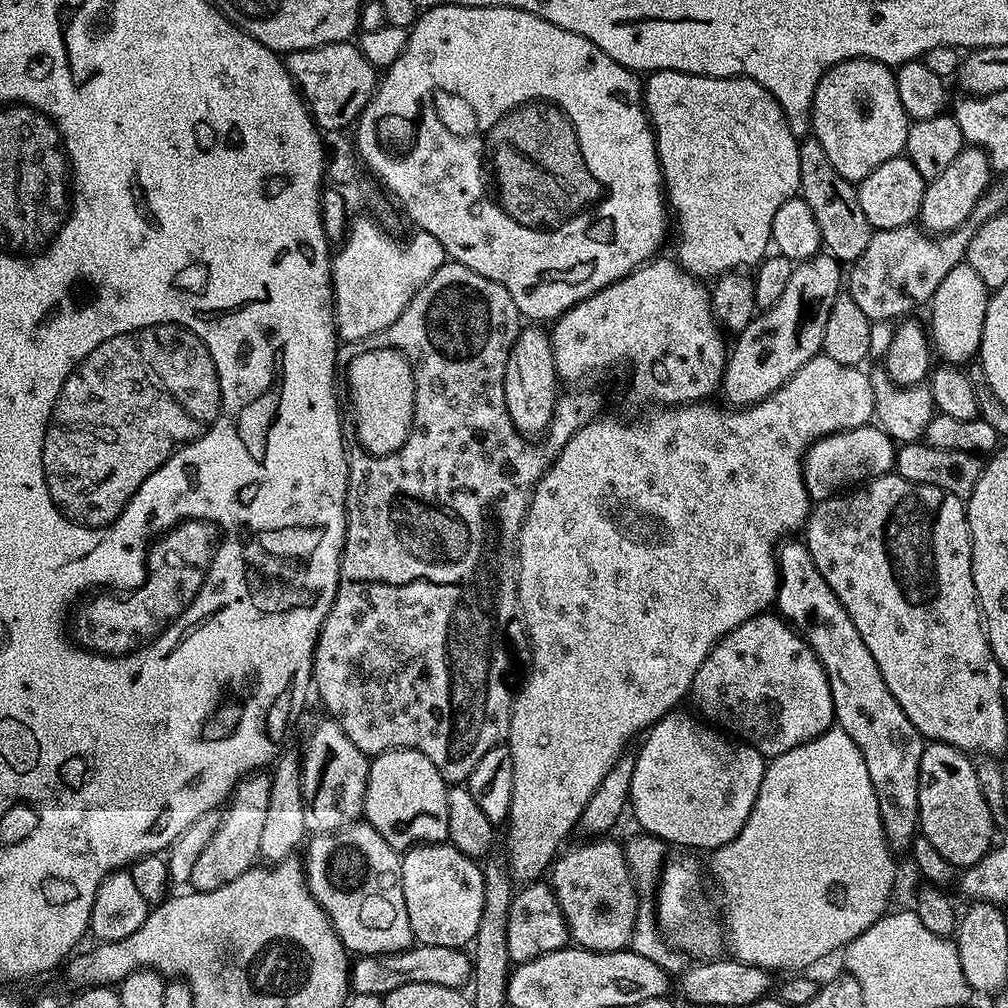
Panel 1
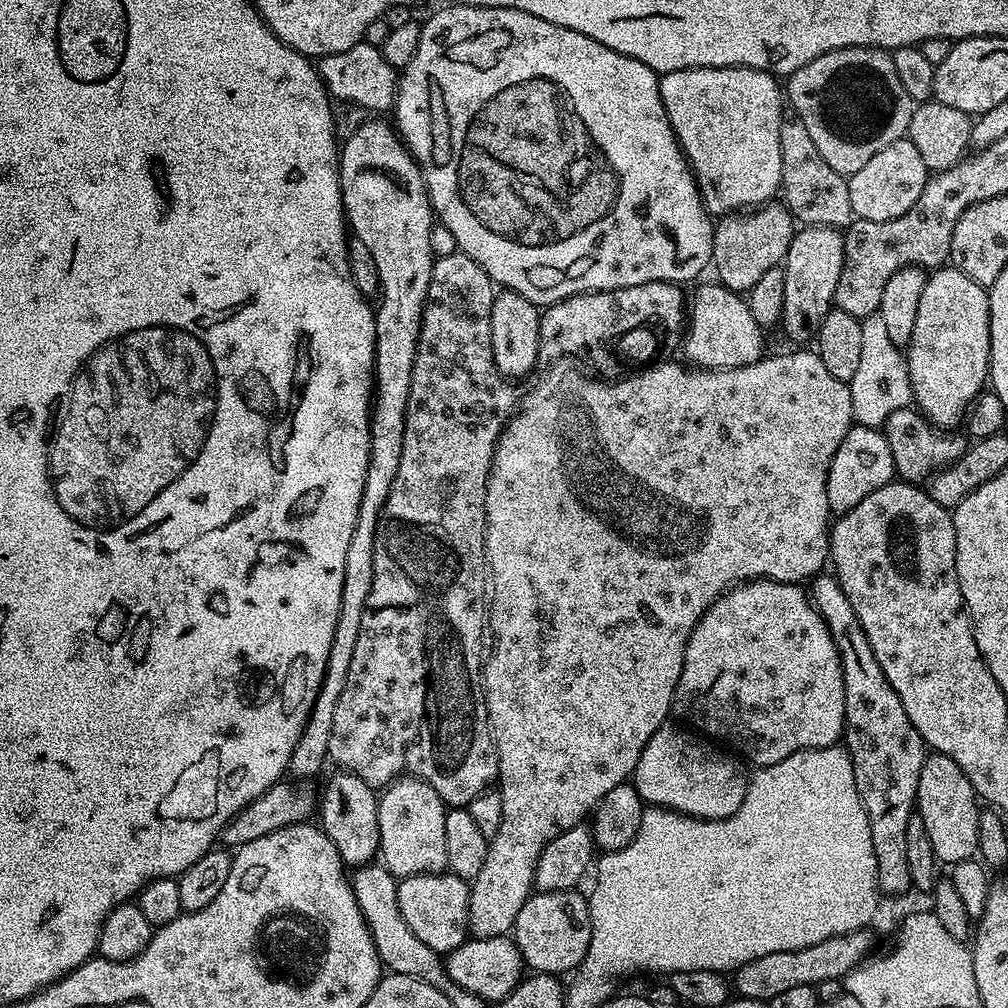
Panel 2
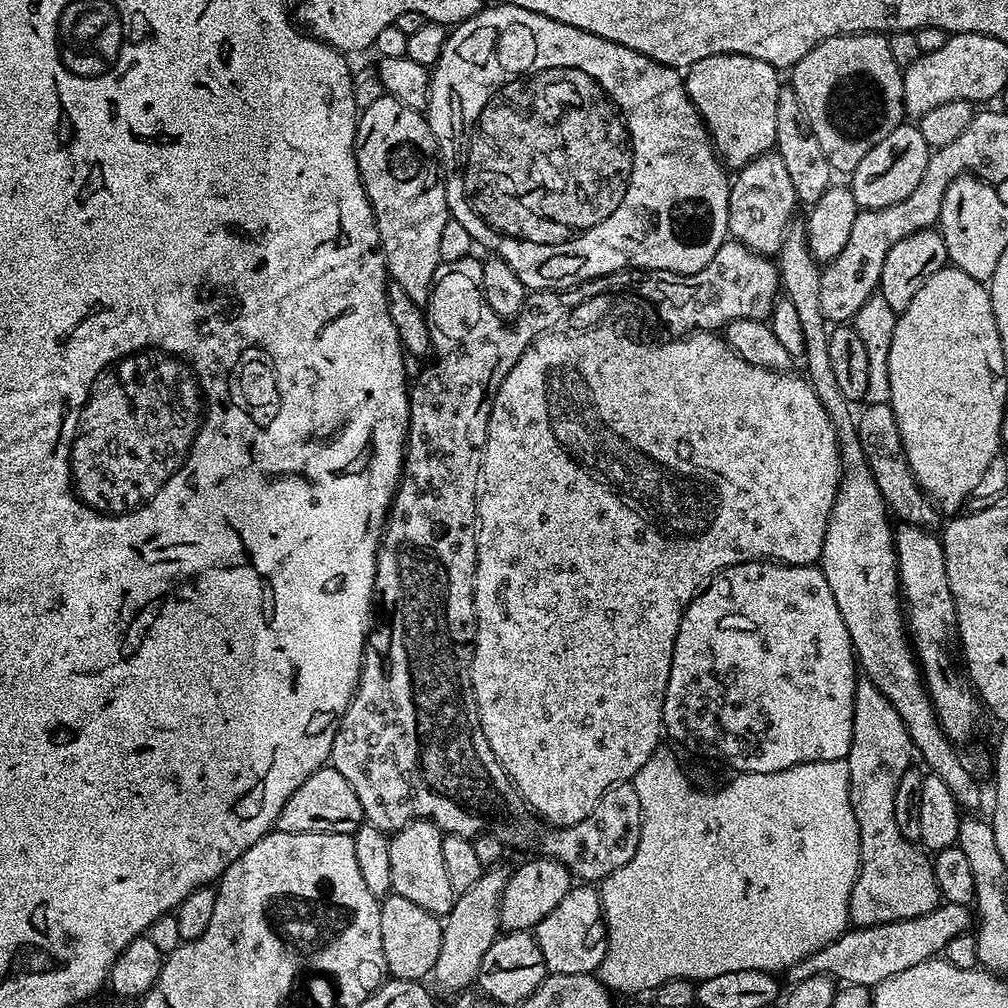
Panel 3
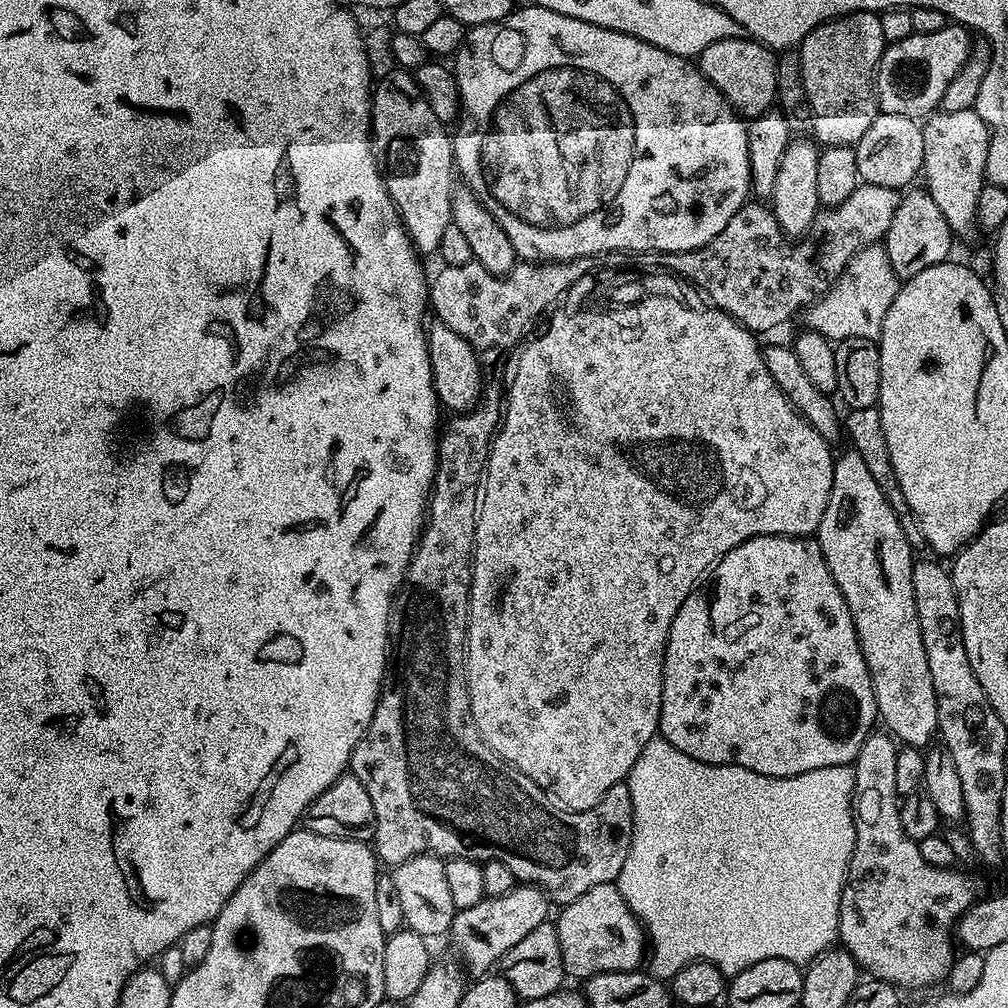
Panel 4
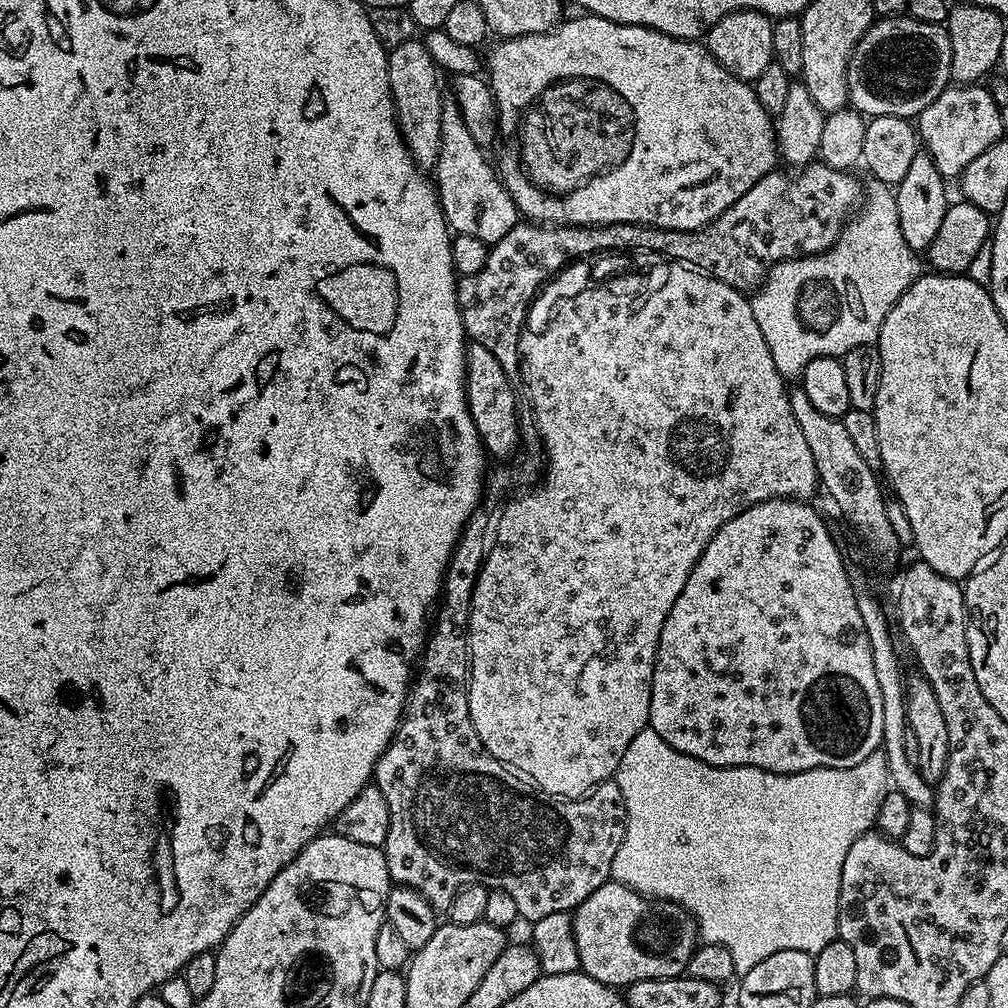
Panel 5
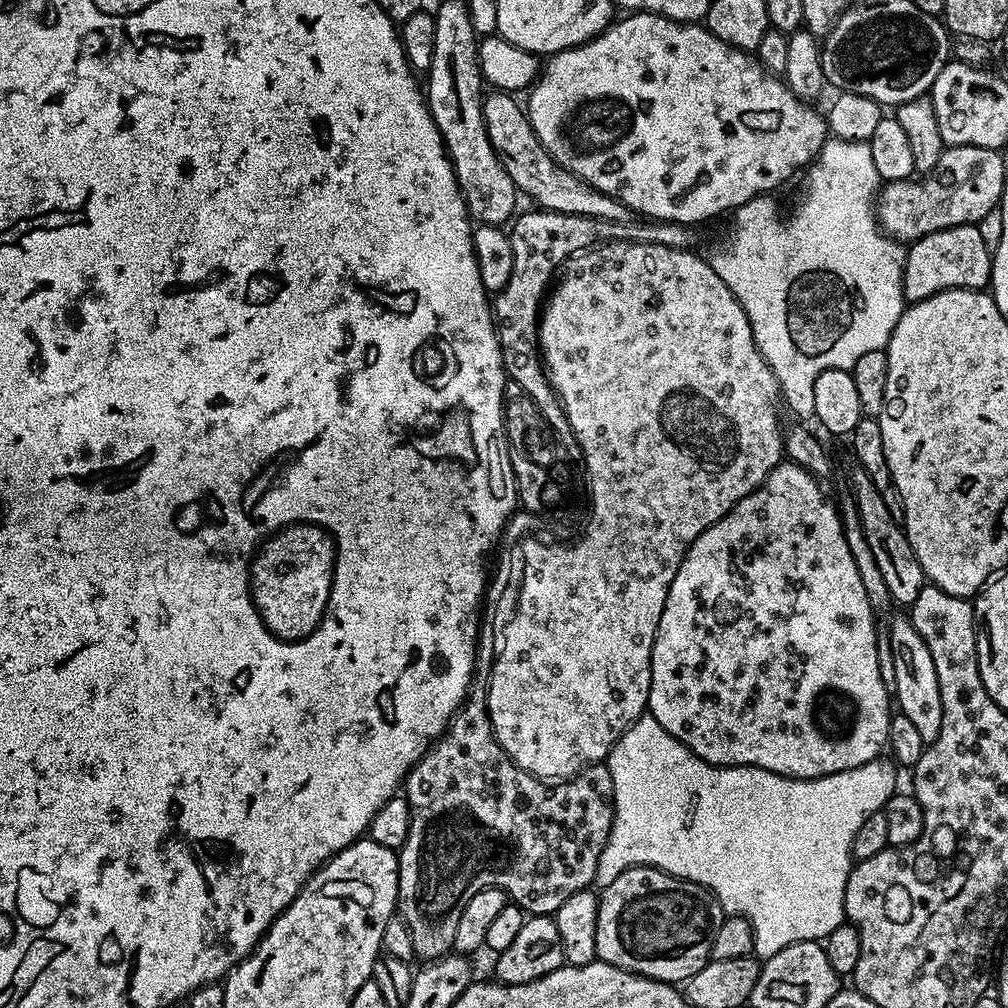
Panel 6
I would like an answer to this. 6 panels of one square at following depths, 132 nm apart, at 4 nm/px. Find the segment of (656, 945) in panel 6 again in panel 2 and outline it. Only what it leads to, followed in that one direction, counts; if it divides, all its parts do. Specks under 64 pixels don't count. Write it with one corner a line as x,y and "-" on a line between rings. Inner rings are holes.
580,890
567,892
537,891
518,910
516,923
512,925
511,935
514,937
520,957
525,965
536,974
571,973
579,968
590,950
590,910
585,893

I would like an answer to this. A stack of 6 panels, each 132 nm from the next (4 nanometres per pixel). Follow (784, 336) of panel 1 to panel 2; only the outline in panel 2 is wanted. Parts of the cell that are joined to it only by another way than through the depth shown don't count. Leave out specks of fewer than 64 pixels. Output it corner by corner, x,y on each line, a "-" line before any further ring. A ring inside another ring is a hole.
804,226
790,242
790,250
784,256
784,301
779,327
792,340
811,341
820,329
822,318
836,298
838,278
844,265
845,233
838,228

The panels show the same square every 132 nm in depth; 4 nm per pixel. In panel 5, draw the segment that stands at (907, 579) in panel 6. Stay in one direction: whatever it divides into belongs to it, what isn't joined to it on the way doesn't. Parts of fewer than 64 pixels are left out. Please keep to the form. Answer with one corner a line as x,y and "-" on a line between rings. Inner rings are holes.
799,386
789,391
788,401
790,410
794,410
794,419
798,426
802,426
802,435
810,446
810,454
814,454
814,466
820,479
819,487
828,491
829,498
840,507
841,514
856,527
857,534
873,558
884,568
894,567
902,552
902,545
898,542
898,534
894,534
894,526
890,526
890,518
886,518
886,493
880,489
881,477
877,469
866,466
843,419
835,420
822,414
810,402
810,398
806,398

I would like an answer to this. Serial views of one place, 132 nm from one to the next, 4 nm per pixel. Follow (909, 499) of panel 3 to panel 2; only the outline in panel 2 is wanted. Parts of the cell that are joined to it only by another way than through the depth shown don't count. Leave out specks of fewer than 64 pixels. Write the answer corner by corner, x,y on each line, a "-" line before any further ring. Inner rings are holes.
912,406
890,414
882,431
886,450
894,458
896,476
901,481
917,486
923,485
935,472
962,458
970,443
969,437
963,431
941,430

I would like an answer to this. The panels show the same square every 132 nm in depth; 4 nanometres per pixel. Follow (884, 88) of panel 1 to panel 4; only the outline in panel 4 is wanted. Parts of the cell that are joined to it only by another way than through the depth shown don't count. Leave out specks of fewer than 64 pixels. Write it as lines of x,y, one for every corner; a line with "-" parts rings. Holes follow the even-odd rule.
851,12
849,16
838,16
820,24
798,45
800,73
806,86
808,107
814,117
811,131
821,145
846,144
855,146
862,134
870,130
870,122
878,114
874,95
874,73
880,55
884,53
886,41
882,34
882,22
875,12

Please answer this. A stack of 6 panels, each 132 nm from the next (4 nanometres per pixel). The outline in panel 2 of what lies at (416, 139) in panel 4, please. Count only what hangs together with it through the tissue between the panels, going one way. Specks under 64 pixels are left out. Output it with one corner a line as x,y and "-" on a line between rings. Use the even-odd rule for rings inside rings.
368,118
365,124
360,124
348,136
348,141
343,141
340,148
340,193
342,194
342,202
344,203
344,214
346,217
347,227
350,229
351,235
355,239
360,240
363,246
370,250
370,255
374,258
374,263
377,266
378,278
380,279
380,295
378,297
378,307
375,309
376,314
376,363
374,365
374,403
370,409
370,419
372,422
372,449
370,450
370,462
368,463
368,473
366,474
366,482
362,490
362,502
358,506
358,522
354,526
354,534
350,534
350,547
346,550
346,570
343,574
343,590
342,602
340,603
340,612
338,618
338,626
335,627
334,641
331,643
330,658
327,659
326,674
323,676
322,686
319,688
318,698
315,699
315,704
311,708
311,714
308,715
306,726
303,728
302,734
299,736
298,744
294,748
294,754
291,755
291,762
289,764
289,773
296,775
297,779
304,780
312,778
308,776
316,775
323,764
326,764
328,748
330,742
330,731
334,722
334,709
337,706
338,698
341,697
342,690
345,689
346,675
349,674
350,661
354,656
355,643
358,640
358,630
361,629
361,618
364,616
364,608
366,598
369,597
370,588
373,586
373,554
374,542
376,541
376,526
380,521
381,515
384,511
384,503
392,489
394,478
398,474
398,462
402,458
402,442
404,441
404,419
408,413
408,399
410,398
410,382
412,381
412,371
414,370
414,358
418,350
418,342
420,341
420,317
424,315
424,303
428,297
428,283
432,277
432,266
434,263
434,253
432,250
432,230
434,227
434,213
432,210
432,203
428,197
428,191
424,185
424,175
420,172
420,165
408,151
403,140
400,139
395,127
391,123
388,124
384,118

